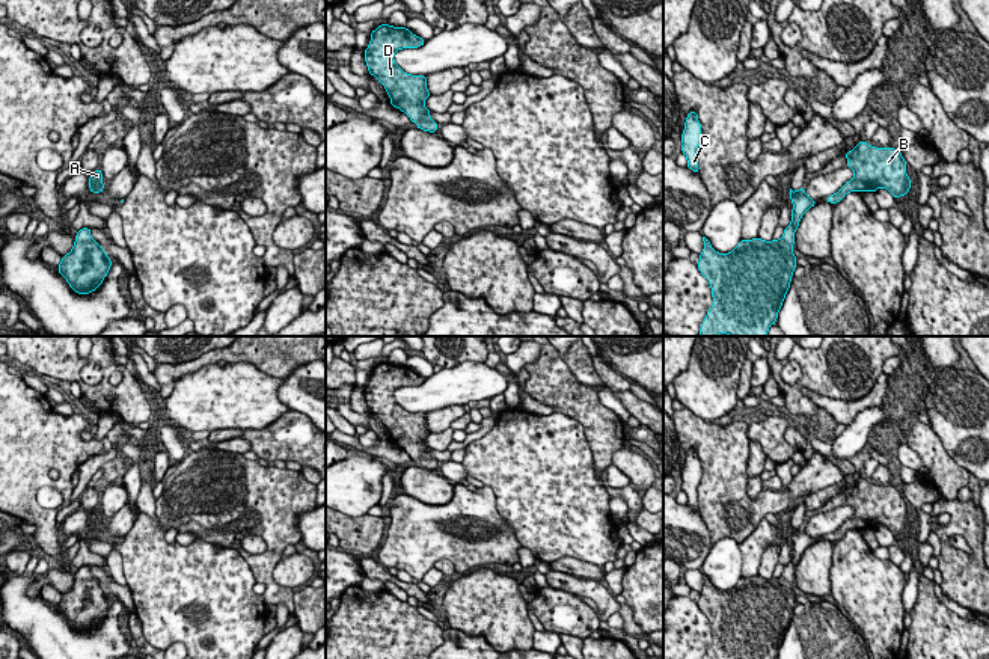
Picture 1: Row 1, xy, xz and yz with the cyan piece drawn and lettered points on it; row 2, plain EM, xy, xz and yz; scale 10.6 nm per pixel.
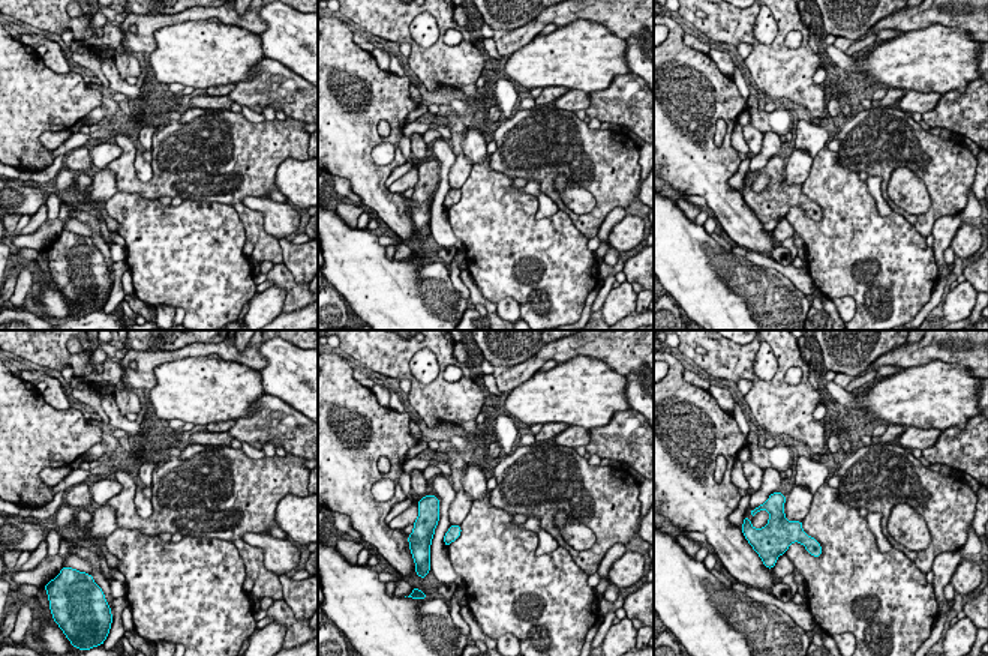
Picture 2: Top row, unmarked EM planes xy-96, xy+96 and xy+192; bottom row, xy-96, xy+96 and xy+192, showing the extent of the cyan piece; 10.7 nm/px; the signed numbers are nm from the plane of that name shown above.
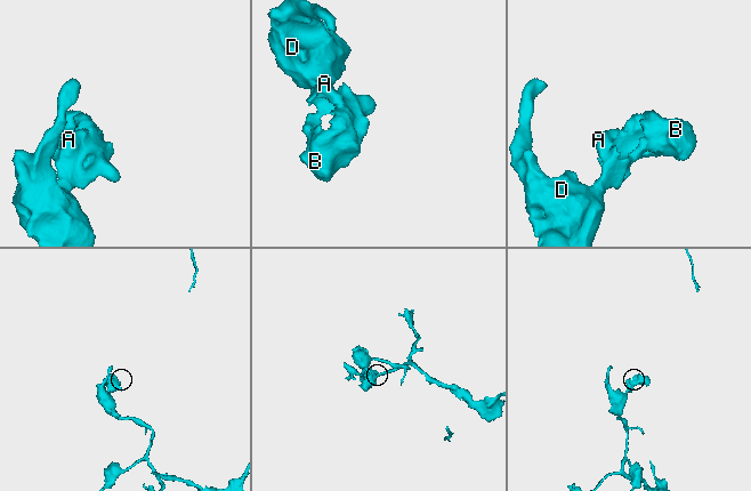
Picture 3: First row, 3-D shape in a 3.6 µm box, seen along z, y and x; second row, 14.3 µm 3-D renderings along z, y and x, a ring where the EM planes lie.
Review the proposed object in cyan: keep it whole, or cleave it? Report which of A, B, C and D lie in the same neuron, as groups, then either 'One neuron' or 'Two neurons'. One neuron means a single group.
Groups: A B C D. One neuron

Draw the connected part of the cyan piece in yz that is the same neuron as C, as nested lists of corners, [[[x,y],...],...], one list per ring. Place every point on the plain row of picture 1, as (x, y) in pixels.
[[[690,448],[686,455],[681,480],[683,480],[681,490],[687,496],[686,504],[692,507],[694,511],[698,511],[700,505],[697,489],[701,481],[701,461],[698,458],[698,452],[695,448]]]

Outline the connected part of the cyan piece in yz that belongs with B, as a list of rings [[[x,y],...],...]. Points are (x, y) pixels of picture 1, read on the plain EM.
[[[861,478],[844,495],[855,514],[835,532],[826,535],[829,541],[840,540],[849,529],[868,528],[874,531],[879,525],[886,526],[897,537],[906,534],[912,523],[906,511],[905,496],[891,484],[876,486]]]

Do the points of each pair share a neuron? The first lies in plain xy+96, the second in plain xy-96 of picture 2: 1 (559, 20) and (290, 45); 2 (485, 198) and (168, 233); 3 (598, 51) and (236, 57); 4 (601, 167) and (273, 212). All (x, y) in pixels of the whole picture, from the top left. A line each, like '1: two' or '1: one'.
1: two
2: one
3: one
4: two

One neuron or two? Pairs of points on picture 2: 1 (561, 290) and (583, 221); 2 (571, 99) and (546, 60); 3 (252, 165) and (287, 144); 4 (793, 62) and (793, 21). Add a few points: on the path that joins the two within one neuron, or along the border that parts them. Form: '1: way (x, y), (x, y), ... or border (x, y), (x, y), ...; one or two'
1: border (558, 209), (588, 239); two
2: border (570, 89), (588, 93); two
3: way (261, 156), (273, 144), (278, 144); one
4: way (783, 51), (780, 48), (783, 30); one

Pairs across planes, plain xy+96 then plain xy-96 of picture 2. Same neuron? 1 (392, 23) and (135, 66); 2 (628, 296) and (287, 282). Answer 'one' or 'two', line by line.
1: one
2: two

